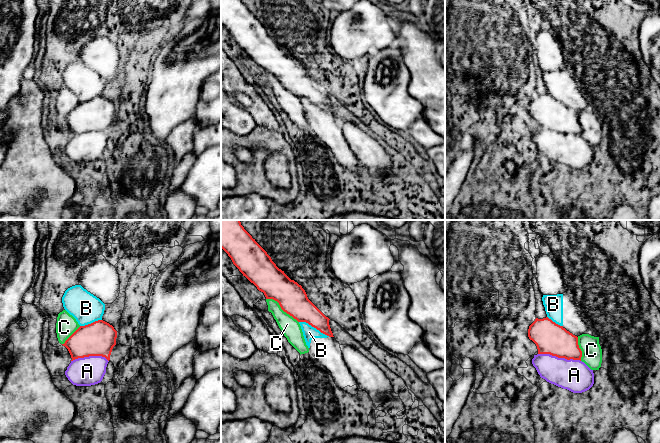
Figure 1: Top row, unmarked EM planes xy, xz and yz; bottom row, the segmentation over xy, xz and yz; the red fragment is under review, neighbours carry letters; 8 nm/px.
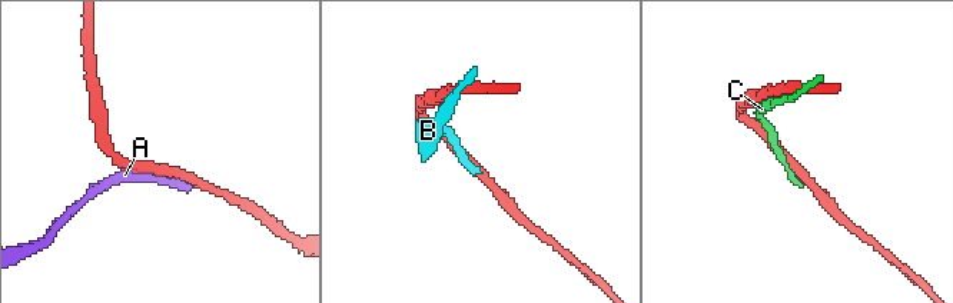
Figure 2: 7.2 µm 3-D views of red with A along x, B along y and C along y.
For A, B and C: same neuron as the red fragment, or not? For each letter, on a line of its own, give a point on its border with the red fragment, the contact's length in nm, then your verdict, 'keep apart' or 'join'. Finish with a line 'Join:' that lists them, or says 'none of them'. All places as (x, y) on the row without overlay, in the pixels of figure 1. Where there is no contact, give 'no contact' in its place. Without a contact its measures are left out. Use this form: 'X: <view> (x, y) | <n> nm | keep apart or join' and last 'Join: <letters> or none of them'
A: yz (559, 133) | 360 nm | keep apart
B: xz (314, 103) | 280 nm | keep apart
C: xz (281, 84) | 320 nm | keep apart
Join: none of them

